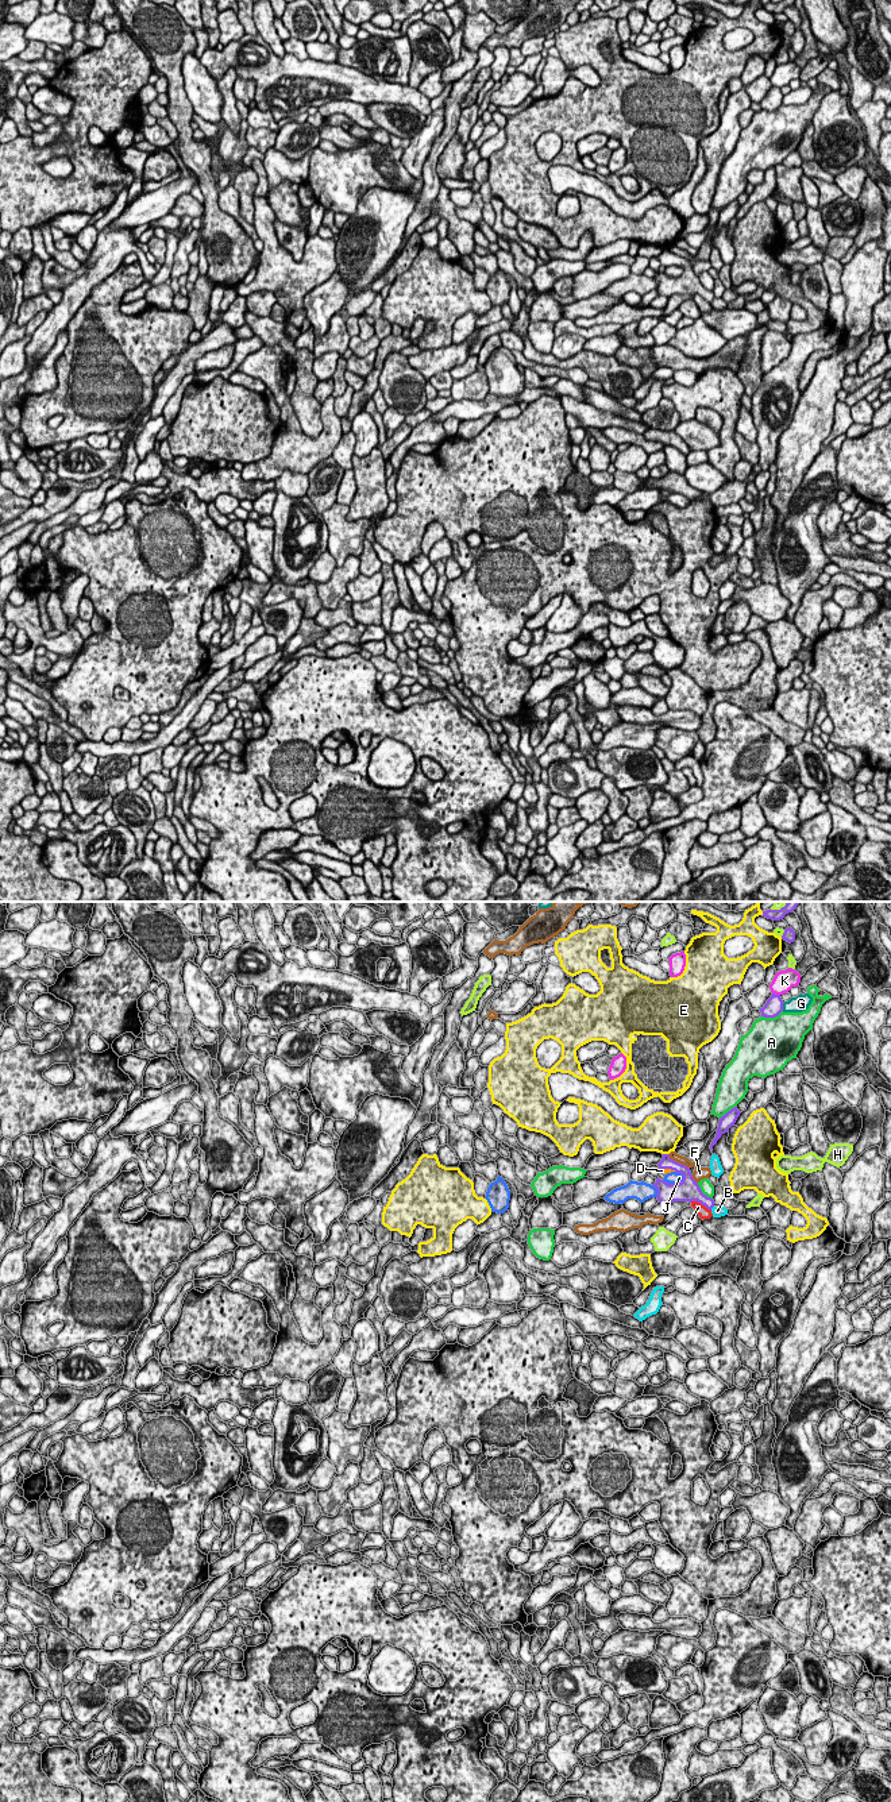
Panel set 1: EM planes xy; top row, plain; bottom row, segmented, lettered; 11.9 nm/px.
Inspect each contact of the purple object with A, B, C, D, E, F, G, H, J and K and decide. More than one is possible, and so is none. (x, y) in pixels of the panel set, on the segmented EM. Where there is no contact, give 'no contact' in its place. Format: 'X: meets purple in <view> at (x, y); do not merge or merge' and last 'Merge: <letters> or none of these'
A: meets purple in xy at (771, 1017); do not merge
B: meets purple in xy at (712, 1207); do not merge
C: meets purple in xy at (701, 1203); do not merge
D: meets purple in xy at (668, 1168); merge
E: meets purple in xy at (666, 1154); do not merge
F: meets purple in xy at (678, 1162); do not merge
G: meets purple in xy at (782, 1007); do not merge
H: meets purple in xy at (778, 910); do not merge
J: meets purple in xy at (674, 1184); do not merge
K: meets purple in xy at (776, 995); do not merge
Merge: D

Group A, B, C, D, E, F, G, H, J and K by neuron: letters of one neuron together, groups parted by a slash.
A / B / C / D / E / F / G / H / J / K

